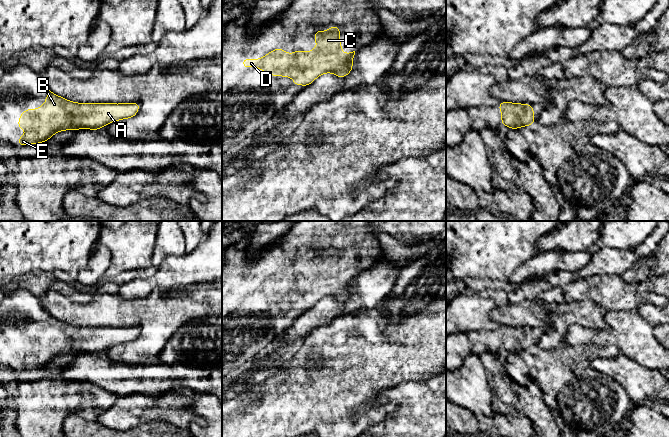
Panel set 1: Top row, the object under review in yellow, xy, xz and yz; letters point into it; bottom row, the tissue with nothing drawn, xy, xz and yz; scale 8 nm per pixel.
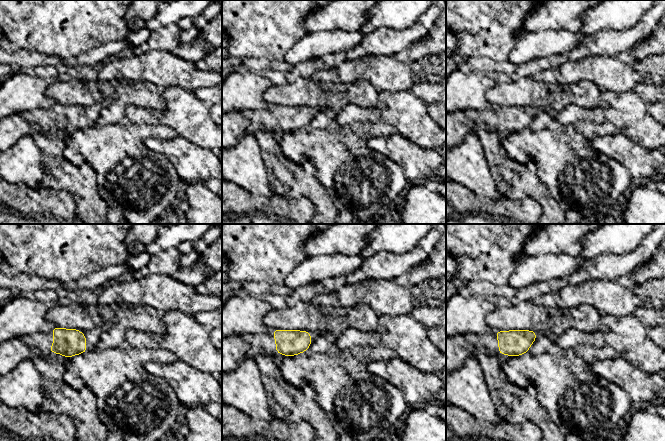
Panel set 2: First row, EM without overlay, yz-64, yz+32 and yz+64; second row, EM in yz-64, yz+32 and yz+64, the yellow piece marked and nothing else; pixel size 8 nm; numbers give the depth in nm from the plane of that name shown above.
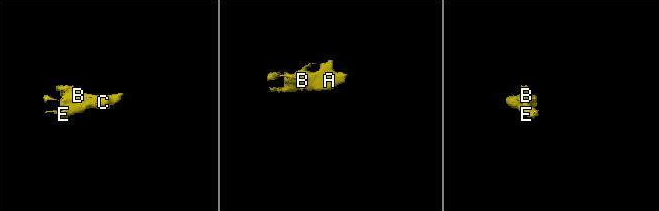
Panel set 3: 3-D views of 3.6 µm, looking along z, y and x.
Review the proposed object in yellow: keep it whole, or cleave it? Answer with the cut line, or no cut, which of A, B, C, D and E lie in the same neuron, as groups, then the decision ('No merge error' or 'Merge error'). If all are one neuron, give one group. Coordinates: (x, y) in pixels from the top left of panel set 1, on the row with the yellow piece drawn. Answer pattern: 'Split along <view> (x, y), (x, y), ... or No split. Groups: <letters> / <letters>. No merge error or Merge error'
No split. Groups: A B C D E. No merge error

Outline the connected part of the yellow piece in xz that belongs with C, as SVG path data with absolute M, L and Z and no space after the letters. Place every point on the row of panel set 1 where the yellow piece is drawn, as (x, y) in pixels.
M331 26L328 31L314 32L317 47L308 52L296 50L293 54L286 53L282 48L275 49L261 59L243 59L242 66L246 68L258 67L266 71L268 75L290 77L294 80L293 85L308 86L317 77L324 73L334 73L337 77L343 78L352 71L353 57L355 51L344 54L340 45L340 28Z

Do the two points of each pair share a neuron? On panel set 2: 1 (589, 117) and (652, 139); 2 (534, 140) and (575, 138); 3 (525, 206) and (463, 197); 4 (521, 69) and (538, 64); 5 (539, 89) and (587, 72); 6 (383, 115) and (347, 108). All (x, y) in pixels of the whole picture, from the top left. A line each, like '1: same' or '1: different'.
1: same
2: same
3: same
4: same
5: different
6: same

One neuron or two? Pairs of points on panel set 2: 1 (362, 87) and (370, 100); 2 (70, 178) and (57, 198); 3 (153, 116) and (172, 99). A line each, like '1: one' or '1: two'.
1: one
2: two
3: one

